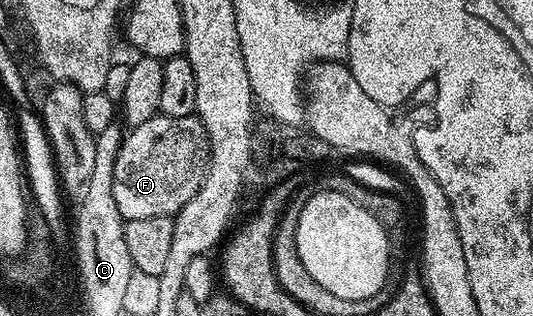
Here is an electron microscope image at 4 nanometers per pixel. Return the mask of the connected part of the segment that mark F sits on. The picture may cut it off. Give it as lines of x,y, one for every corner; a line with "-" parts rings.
195,114
186,117
170,117
155,115
150,121
131,128
124,136
124,144
118,153
118,161
114,165
114,205
118,205
118,213
125,219
138,217
175,217
198,193
208,171
208,134

